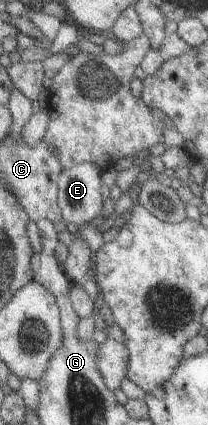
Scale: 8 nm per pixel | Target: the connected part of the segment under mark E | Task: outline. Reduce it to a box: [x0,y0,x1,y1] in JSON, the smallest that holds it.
[56,163,102,227]

